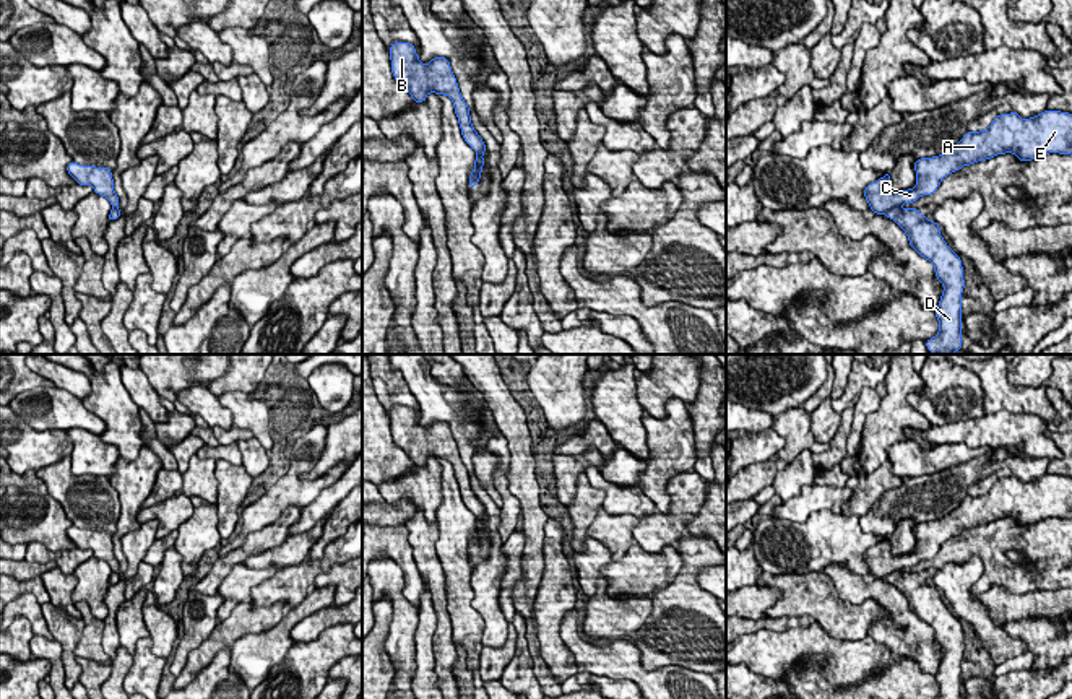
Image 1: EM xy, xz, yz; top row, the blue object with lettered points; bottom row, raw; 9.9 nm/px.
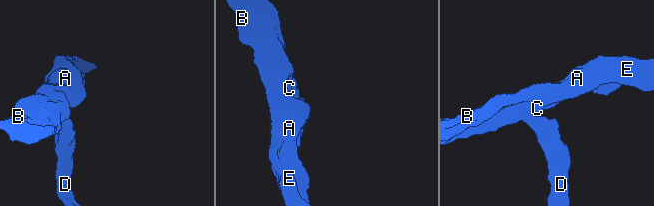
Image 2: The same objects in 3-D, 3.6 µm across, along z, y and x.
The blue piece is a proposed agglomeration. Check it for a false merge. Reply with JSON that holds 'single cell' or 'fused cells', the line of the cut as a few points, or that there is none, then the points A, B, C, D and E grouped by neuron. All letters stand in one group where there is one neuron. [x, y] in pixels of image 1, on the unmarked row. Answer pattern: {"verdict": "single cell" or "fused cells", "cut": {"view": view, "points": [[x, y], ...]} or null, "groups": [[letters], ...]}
{"verdict": "fused cells", "cut": {"view": "yz", "points": [[897, 569], [884, 577]]}, "groups": [["A", "B", "C", "E"], ["D"]]}

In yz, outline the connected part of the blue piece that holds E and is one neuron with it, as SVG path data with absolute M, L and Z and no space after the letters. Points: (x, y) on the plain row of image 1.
M1014 475L1001 478L986 494L966 496L944 519L916 523L916 549L913 553L893 556L887 536L864 553L864 561L875 579L885 579L898 569L913 567L923 559L934 558L944 541L963 530L1005 517L1015 519L1022 527L1049 517L1072 520L1072 478L1044 475L1030 483L1022 483Z

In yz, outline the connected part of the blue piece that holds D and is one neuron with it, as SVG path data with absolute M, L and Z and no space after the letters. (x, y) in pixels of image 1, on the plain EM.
M895 571L888 574L885 580L893 584L905 595L911 613L934 629L936 642L944 650L936 673L939 684L937 699L963 699L963 631L958 618L955 618L940 600L940 590L921 579L918 572Z

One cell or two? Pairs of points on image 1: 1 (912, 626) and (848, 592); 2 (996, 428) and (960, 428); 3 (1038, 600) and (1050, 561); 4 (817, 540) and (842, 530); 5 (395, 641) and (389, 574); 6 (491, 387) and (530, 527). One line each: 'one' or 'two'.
1: one
2: one
3: two
4: one
5: one
6: one

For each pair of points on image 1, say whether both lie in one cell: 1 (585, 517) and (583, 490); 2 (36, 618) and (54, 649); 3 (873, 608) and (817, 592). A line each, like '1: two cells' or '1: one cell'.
1: one cell
2: two cells
3: one cell

